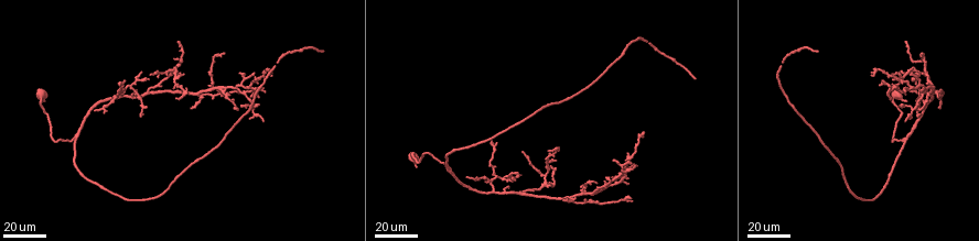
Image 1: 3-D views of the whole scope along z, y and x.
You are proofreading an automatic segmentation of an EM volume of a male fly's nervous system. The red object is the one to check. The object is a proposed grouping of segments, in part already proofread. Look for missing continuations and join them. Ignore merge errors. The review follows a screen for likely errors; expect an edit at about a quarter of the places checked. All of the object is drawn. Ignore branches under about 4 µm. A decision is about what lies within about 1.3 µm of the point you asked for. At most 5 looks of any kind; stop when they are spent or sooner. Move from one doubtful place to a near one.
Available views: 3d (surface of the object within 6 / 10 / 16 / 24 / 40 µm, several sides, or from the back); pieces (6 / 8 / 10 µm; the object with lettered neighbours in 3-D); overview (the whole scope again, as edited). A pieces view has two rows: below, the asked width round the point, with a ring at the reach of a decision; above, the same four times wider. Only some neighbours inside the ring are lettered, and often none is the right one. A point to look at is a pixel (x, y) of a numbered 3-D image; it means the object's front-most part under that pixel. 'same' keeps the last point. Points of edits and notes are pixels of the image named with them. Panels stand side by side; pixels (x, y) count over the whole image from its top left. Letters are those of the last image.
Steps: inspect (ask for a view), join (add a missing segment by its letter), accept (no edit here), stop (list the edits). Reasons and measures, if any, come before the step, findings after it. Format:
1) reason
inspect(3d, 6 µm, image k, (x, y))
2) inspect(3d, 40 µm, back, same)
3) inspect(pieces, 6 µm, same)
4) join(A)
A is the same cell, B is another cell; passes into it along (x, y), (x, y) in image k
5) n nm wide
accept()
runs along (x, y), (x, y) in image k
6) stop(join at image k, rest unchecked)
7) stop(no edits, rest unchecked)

tapers out
inspect(3d, 40 µm, image 1, (233, 99))

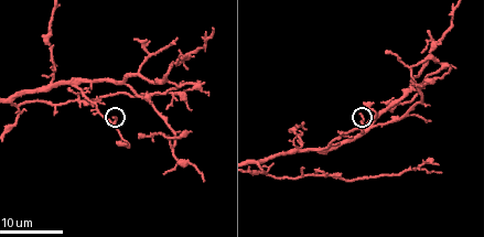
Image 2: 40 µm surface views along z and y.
inspect(pieces, 10 µm, image 2, (361, 114))

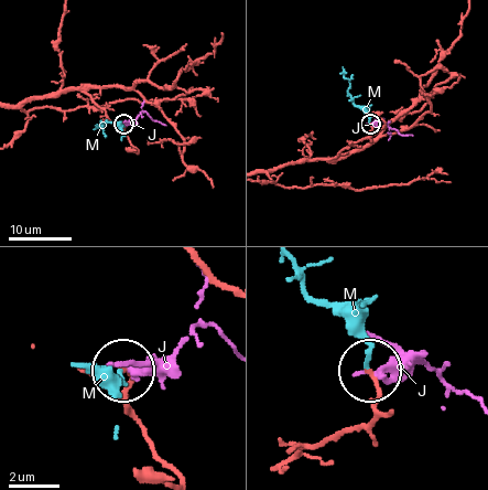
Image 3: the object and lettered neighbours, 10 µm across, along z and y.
160 nm wide
join(M)
M is the same cell, J is another cell; passes into it along (365, 425), (376, 383), (361, 339), (313, 295), (300, 269) in image 3; it goes on there

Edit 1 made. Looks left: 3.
thin end
inspect(3d, 40 µm, image 1, (467, 178))

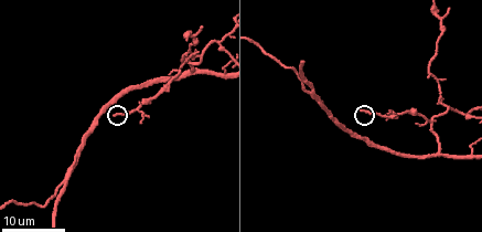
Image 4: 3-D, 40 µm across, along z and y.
zoom in
inspect(3d, 6 µm, image 4, (117, 116))

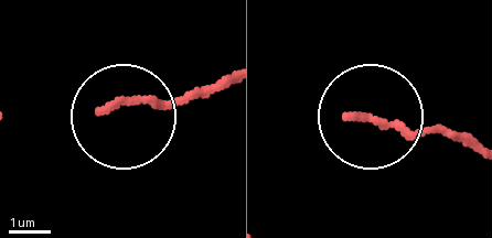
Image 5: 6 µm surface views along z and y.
inspect(pieces, 8 µm, image 5, (353, 118))

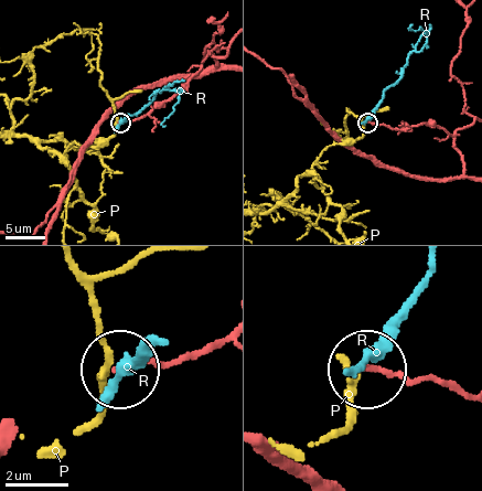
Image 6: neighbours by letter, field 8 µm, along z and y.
accept()
P and R are other cells; runs along (462, 163), (442, 129), (368, 123) in image 6; none of them fits

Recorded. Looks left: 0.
stop(join at image 3, rest unchecked)

